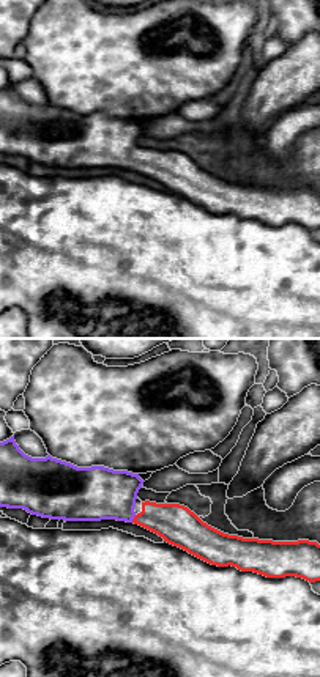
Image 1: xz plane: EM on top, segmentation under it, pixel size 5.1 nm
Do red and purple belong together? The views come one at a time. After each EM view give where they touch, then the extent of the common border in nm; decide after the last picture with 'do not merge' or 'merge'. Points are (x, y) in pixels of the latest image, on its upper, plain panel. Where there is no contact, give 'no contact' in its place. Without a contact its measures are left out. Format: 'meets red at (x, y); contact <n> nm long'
meets red at (134, 166); contact 50 nm long

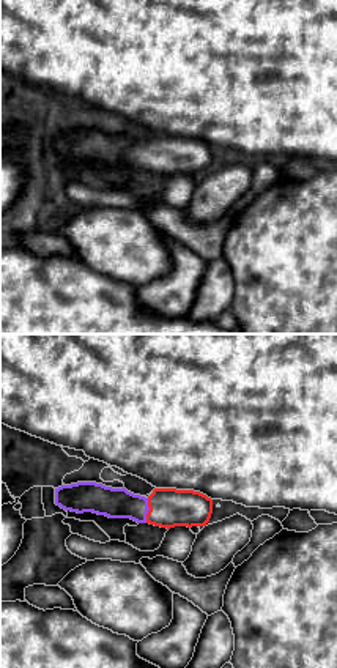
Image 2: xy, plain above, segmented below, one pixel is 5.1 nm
meets red at (148, 158); contact 130 nm long

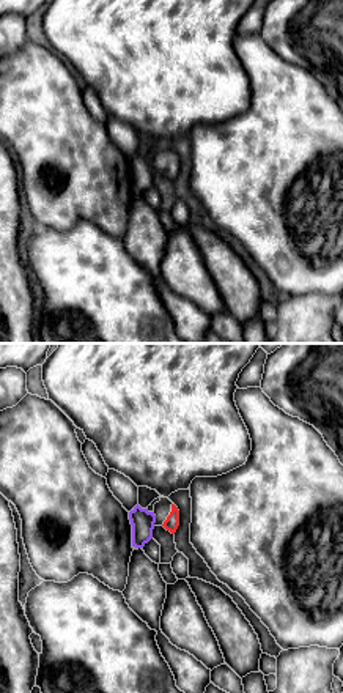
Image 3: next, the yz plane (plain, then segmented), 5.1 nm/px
no contact

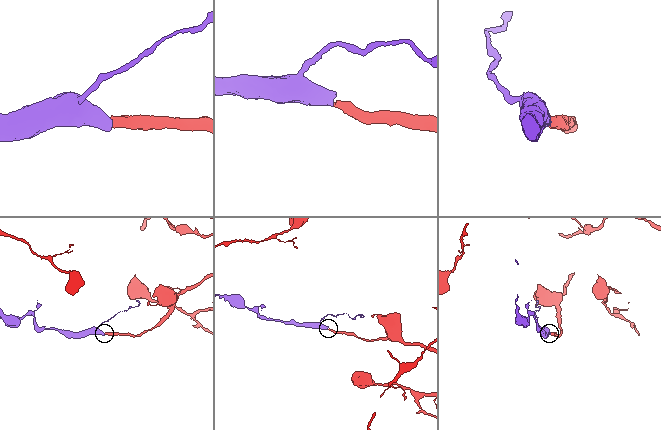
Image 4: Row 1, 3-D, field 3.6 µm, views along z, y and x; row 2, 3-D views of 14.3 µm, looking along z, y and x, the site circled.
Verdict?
merge

